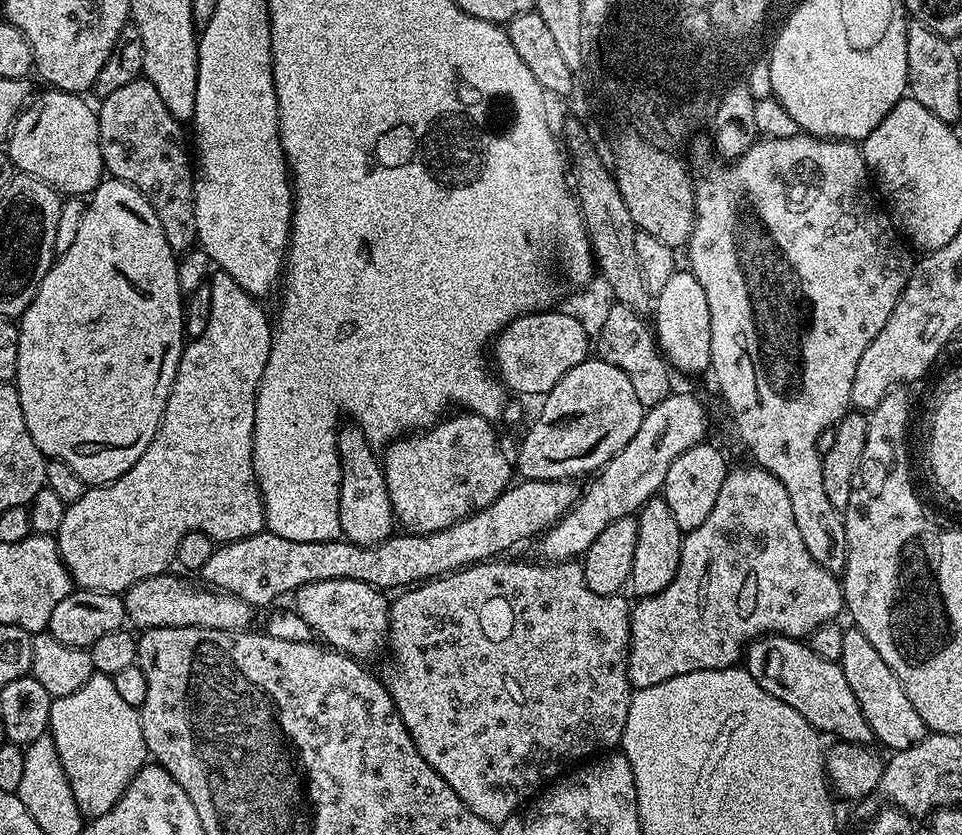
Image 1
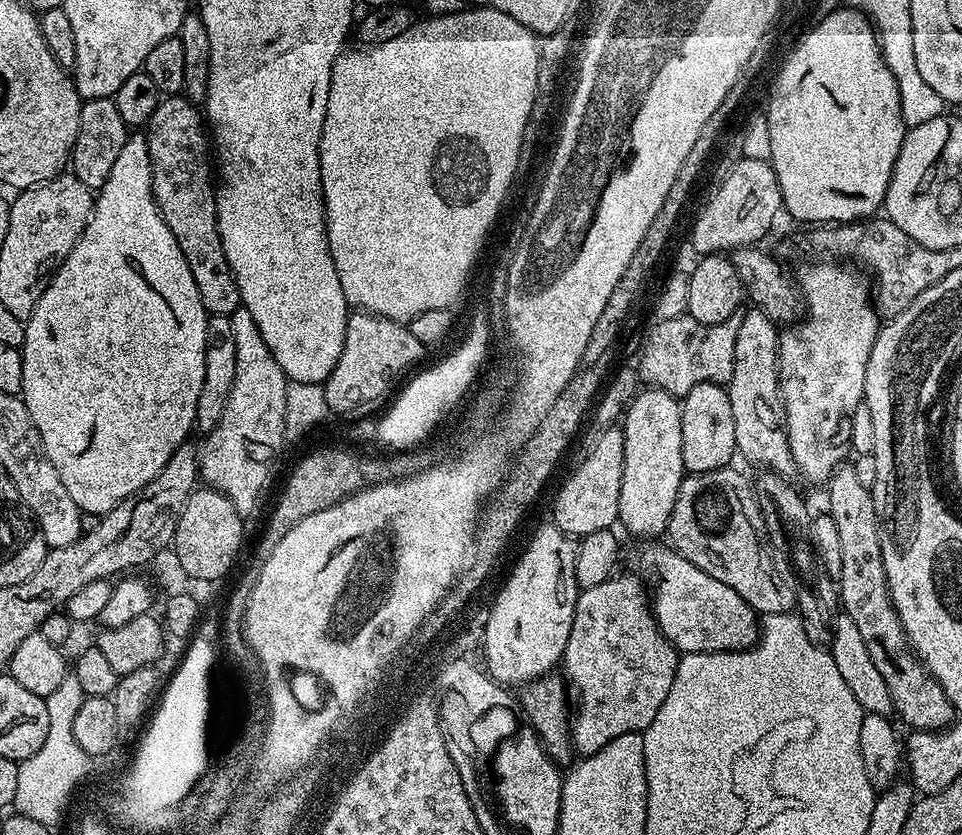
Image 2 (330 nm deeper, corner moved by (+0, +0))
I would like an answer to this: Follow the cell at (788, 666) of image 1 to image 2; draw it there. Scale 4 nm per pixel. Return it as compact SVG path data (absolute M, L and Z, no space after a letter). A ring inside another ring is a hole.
M665 548L650 549L644 556L644 564L656 568L656 593L651 593L650 602L656 624L677 653L738 652L751 648L762 631L762 624L746 598L734 594L726 582L710 578L710 574L698 570L689 560Z

